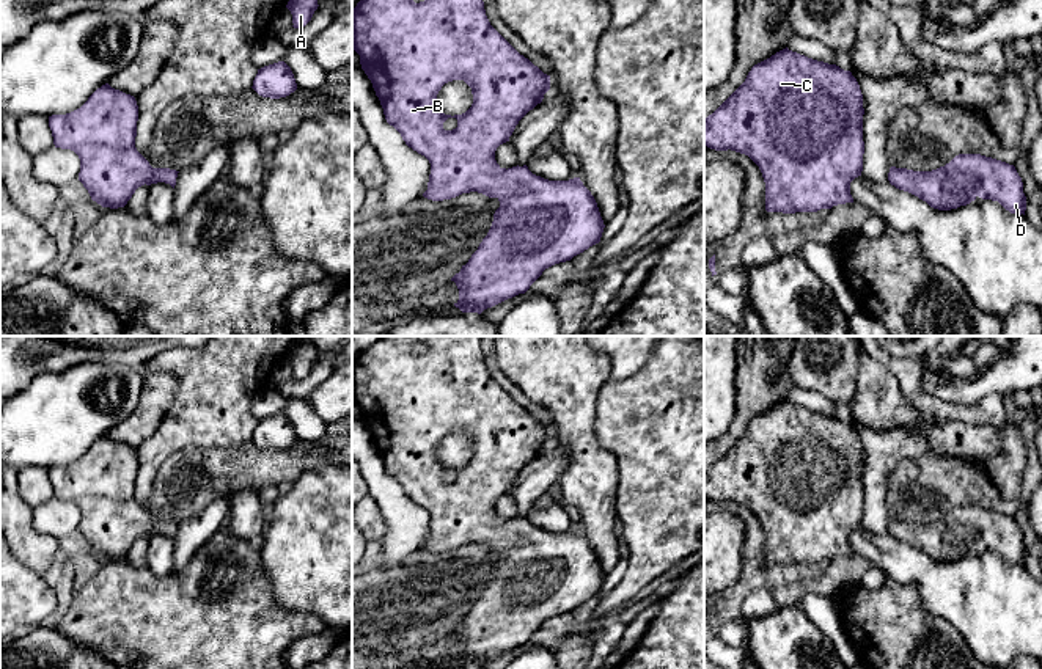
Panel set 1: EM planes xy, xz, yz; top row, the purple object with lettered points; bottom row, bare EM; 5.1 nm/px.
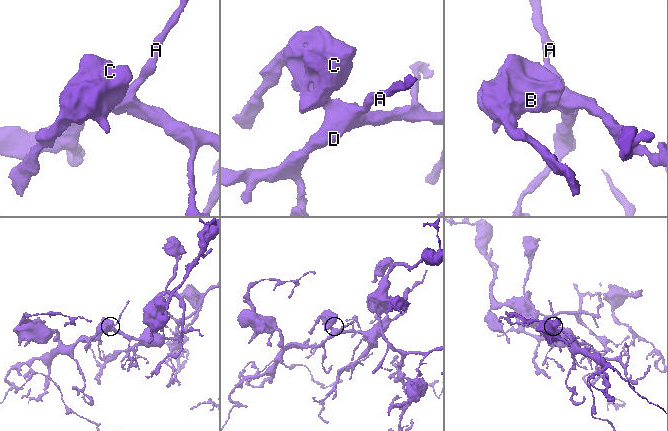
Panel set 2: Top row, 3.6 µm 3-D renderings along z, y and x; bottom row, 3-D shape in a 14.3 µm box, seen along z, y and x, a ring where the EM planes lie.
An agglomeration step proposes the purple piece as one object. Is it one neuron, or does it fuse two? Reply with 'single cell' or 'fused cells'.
single cell

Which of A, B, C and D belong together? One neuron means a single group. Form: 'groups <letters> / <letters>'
groups A B C D

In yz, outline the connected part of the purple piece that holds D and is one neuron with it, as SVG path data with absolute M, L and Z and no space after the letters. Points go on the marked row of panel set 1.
M959 154L932 171L891 166L888 181L938 210L967 206L978 196L998 201L1011 214L1025 215L1026 210L1023 182L1015 166L981 154Z

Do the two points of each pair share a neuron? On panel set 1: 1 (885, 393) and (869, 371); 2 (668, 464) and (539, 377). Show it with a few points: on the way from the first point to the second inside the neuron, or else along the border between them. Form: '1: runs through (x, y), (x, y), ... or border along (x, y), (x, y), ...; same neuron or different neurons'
1: runs through (880, 388), (873, 376); same neuron
2: border along (607, 380), (594, 421), (596, 440), (605, 451); different neurons

